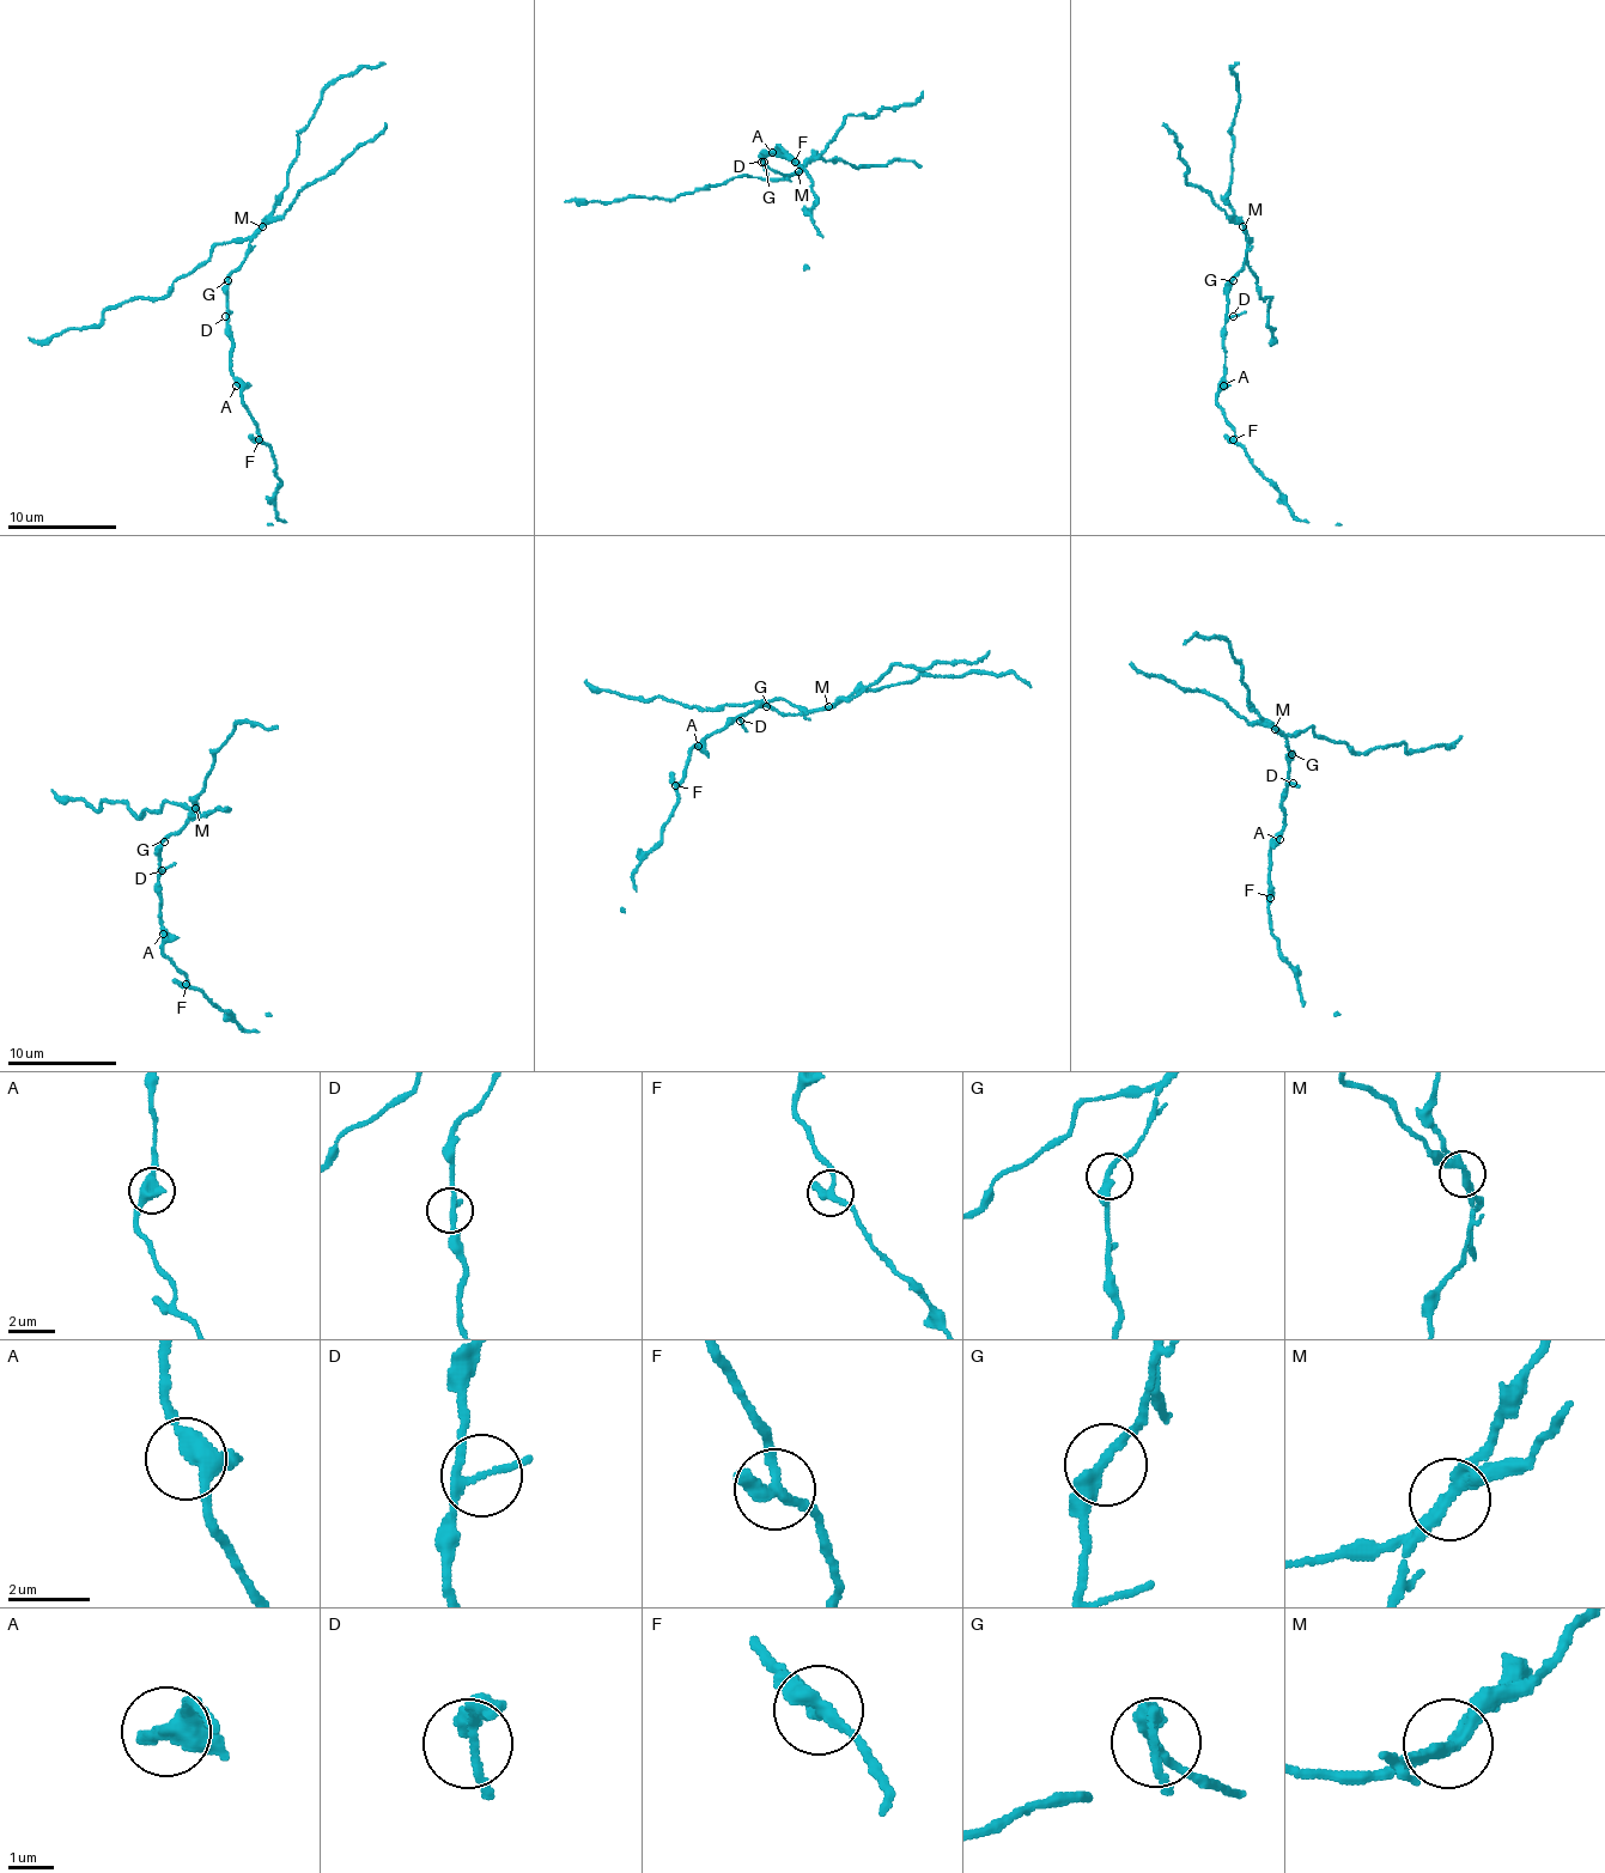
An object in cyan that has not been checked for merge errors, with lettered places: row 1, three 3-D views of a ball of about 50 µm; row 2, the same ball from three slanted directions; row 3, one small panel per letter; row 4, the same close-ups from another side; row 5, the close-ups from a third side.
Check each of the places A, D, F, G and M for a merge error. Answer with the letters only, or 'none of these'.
M

